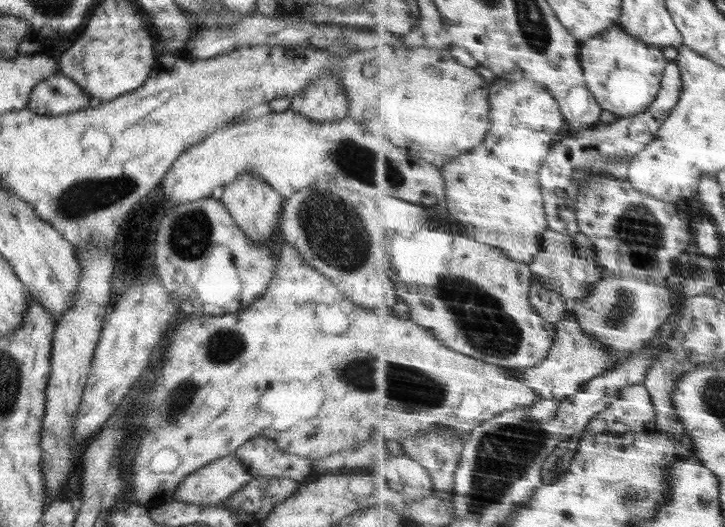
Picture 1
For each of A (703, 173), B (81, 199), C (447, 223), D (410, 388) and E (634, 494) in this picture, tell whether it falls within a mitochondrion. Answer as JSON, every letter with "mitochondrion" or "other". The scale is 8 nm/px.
{"A":"other","B":"mitochondrion","C":"other","D":"mitochondrion","E":"mitochondrion"}

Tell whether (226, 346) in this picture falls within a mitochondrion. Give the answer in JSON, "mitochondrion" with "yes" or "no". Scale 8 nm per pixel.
{"mitochondrion":"yes"}

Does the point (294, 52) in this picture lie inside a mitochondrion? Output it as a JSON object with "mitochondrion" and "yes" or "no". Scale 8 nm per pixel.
{"mitochondrion":"no"}

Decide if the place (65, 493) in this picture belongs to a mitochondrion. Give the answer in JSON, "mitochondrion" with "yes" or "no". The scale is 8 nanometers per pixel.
{"mitochondrion":"no"}

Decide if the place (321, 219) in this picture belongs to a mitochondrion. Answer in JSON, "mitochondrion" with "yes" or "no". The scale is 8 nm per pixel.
{"mitochondrion":"yes"}

